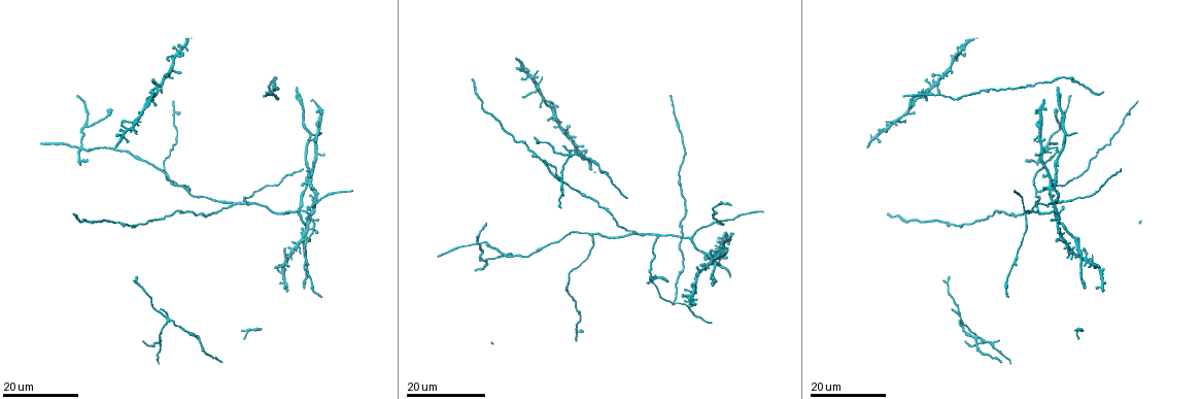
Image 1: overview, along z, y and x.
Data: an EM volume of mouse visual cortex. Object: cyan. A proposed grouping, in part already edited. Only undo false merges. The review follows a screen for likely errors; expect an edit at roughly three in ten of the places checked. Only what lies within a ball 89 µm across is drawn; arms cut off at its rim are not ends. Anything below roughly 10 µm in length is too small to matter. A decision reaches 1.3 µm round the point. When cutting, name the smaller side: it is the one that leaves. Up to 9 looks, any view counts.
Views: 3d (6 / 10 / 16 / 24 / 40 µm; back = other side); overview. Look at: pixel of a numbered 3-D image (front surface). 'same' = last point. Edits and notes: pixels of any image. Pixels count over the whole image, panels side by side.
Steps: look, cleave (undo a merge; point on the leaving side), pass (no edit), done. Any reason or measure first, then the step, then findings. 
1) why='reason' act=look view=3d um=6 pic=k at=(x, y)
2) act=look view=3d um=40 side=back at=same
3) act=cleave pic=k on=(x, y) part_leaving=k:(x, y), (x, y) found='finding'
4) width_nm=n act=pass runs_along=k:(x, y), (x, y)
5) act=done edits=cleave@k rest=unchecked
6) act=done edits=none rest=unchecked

why='three-way junction' act=look view=3d um=24 pic=1 at=(309, 180)

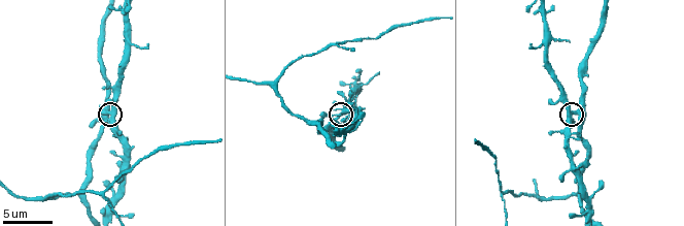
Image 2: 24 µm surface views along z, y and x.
why='closer look' act=look view=3d um=10 pic=2 at=(107, 111)

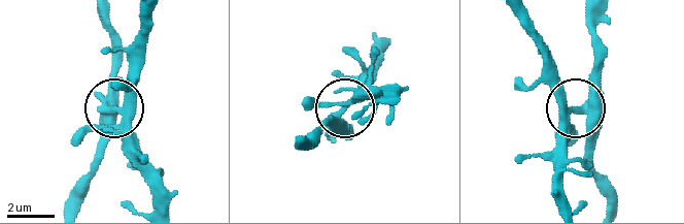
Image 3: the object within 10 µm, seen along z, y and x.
side_arm_um=61 act=pass runs_along=3:(80, 206), (82, 183), (114, 109), (138, 151) found='continuous, no second cell'

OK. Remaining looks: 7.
why='a fork' act=look view=3d um=16 pic=2 at=(275, 83)

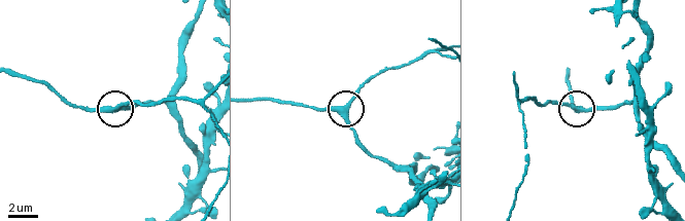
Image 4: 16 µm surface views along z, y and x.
side_arm_um=37 act=pass runs_along=4:(19, 72), (48, 82), (81, 107), (143, 103) found='all the same cell'

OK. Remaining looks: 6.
why='three-way junction' act=look view=3d um=24 pic=1 at=(1040, 202)

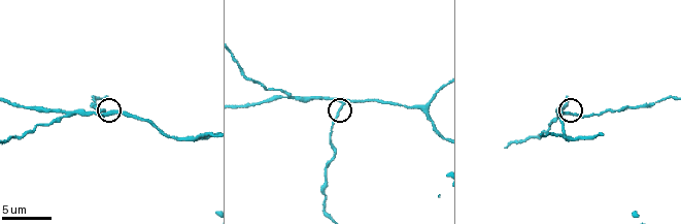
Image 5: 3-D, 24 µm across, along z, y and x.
act=look view=3d um=10 pic=5 at=(568, 111)

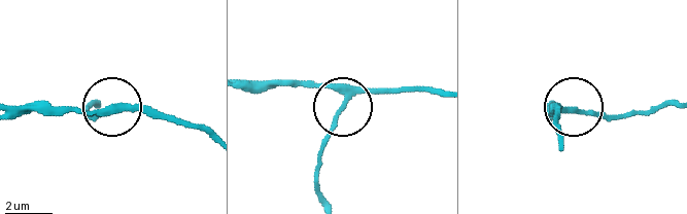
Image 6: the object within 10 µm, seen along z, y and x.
side_arm_um=36 act=pass runs_along=6:(246, 82), (306, 82), (339, 94), (341, 106), (319, 157) found='one cell here'

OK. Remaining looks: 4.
why='a fork' act=look view=3d um=16 pic=1 at=(591, 236)

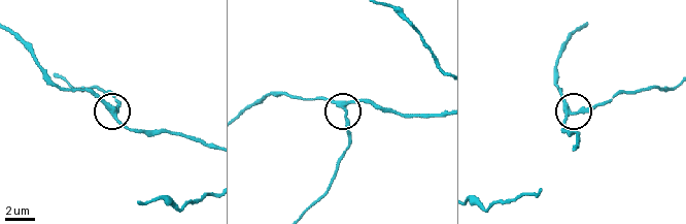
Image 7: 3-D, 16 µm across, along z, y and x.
why='zoom in' act=look view=3d um=6 pic=7 at=(347, 113)

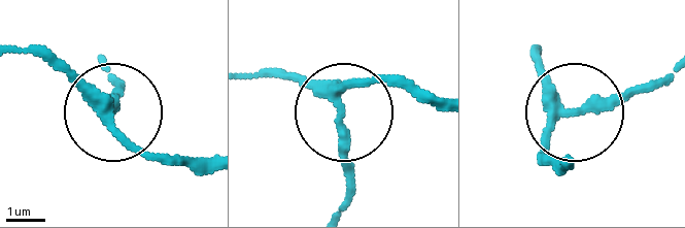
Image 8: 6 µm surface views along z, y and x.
side_arm_um=47 arms=3 act=pass found='continuous, no second cell'

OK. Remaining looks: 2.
act=done edits=none rest=unchecked

